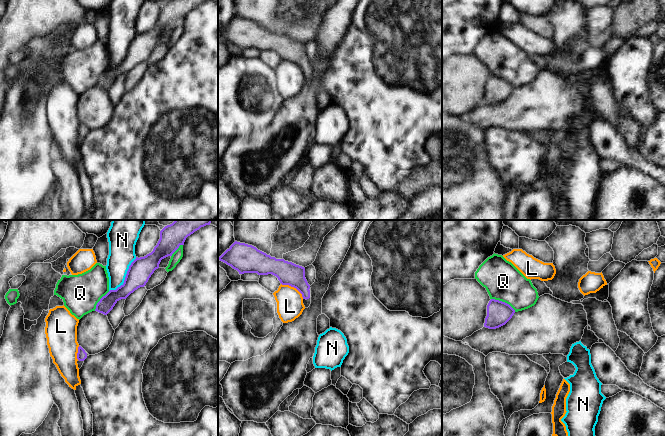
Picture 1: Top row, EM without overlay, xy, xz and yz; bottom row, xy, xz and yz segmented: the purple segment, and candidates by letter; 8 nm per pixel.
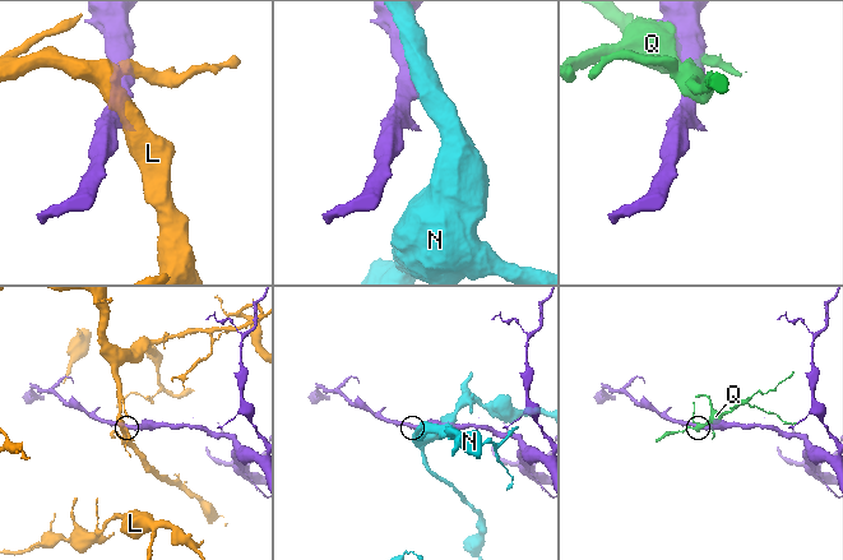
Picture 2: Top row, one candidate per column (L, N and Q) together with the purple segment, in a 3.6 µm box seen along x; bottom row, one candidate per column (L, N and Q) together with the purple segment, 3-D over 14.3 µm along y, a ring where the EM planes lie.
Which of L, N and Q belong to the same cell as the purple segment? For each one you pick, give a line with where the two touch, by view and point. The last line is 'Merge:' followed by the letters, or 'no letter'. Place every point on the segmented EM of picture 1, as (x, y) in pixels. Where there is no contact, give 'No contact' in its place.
Merge: no letter

